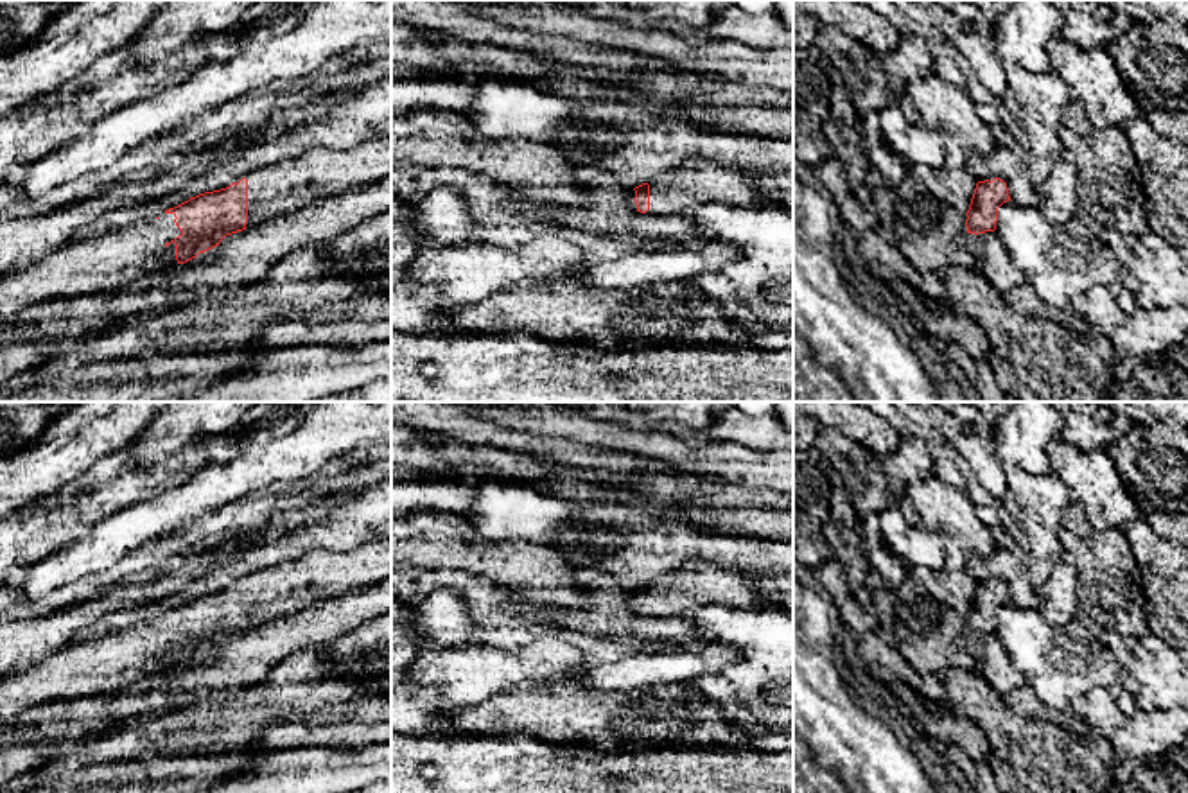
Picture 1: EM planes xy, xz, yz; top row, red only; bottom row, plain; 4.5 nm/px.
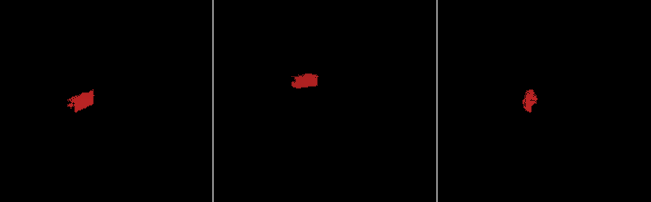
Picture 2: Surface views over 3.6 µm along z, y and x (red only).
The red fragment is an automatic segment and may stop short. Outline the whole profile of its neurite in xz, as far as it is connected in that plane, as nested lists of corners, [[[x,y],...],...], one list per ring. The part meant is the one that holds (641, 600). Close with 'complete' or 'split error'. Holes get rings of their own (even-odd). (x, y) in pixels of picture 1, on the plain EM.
[[[687,560],[635,588],[633,612],[650,617],[682,617],[707,605],[781,610],[759,594],[756,576],[756,572],[718,569],[703,560]]]; split error

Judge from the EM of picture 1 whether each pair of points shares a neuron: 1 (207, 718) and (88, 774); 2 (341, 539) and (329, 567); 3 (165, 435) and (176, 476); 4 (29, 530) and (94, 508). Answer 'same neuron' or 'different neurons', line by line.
1: same neuron
2: different neurons
3: different neurons
4: same neuron

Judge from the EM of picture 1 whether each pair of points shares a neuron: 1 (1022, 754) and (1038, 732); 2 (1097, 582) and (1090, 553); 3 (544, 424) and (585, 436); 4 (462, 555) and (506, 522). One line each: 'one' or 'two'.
1: one
2: one
3: one
4: two

